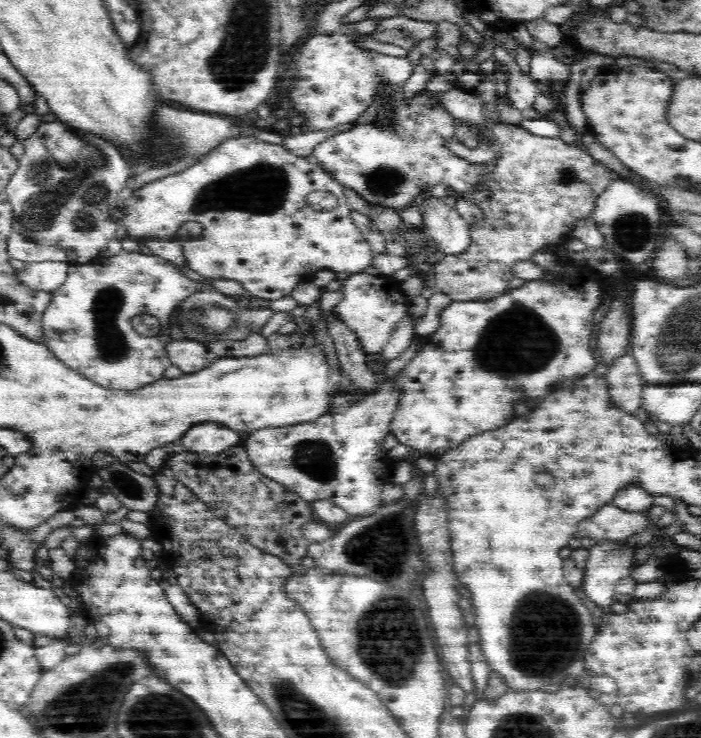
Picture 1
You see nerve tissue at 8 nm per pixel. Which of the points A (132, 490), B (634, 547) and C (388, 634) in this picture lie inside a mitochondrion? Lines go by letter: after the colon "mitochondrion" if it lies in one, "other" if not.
A: mitochondrion
B: other
C: mitochondrion

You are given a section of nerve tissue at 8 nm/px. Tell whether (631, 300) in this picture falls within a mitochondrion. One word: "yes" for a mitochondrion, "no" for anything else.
no

